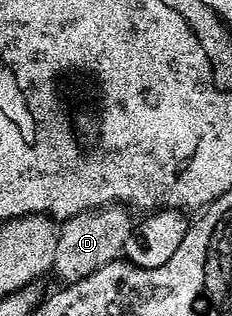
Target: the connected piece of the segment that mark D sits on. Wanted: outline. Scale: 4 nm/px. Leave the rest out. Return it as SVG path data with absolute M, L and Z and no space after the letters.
M109 204L93 210L83 210L65 219L58 230L59 240L55 246L53 262L53 271L62 278L60 280L65 283L77 282L107 263L117 261L134 225L134 218L130 214L131 211L123 205Z

